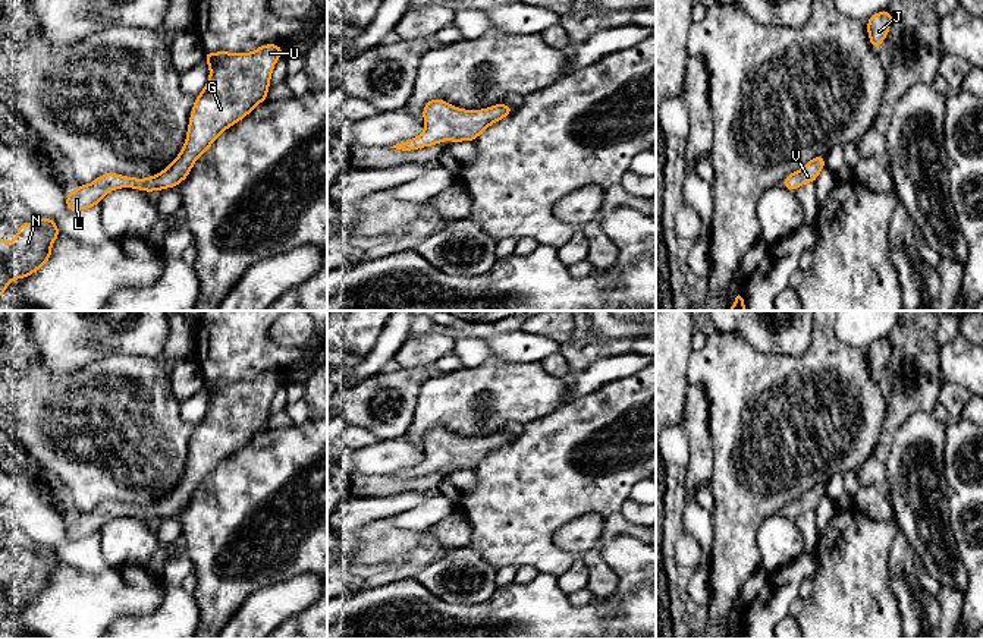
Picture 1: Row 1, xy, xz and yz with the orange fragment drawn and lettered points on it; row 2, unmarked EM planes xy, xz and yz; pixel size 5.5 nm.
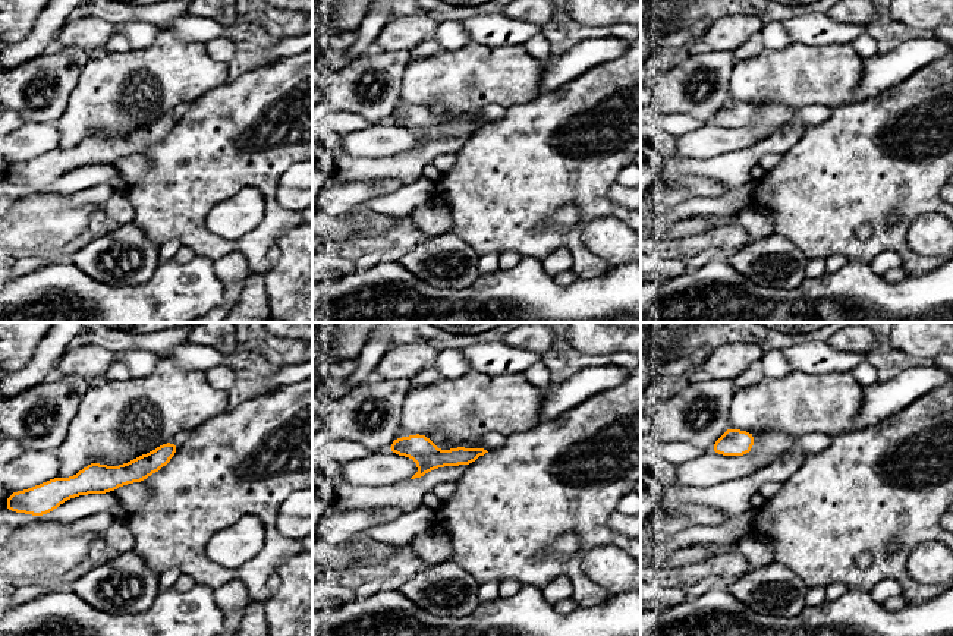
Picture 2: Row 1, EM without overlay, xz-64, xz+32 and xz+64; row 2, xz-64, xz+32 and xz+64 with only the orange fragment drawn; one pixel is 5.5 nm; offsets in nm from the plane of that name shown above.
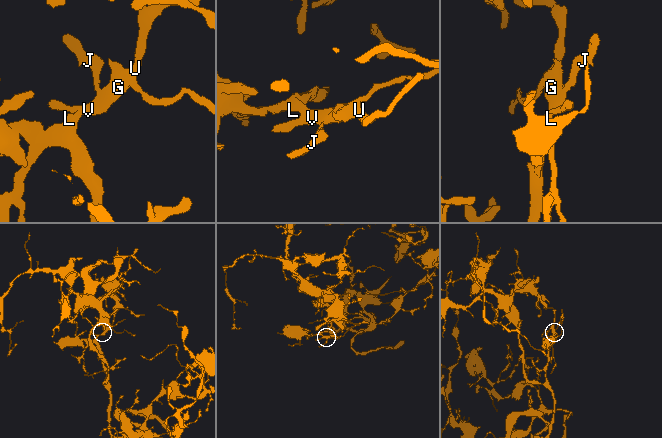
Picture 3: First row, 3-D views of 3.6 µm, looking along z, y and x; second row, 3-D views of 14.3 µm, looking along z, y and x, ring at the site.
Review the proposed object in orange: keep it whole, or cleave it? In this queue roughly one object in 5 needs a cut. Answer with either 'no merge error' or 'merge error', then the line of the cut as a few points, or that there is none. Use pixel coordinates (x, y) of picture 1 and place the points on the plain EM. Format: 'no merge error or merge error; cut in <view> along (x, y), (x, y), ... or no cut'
no merge error; no cut

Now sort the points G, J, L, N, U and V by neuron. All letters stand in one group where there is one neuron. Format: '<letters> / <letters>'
G J L N U V

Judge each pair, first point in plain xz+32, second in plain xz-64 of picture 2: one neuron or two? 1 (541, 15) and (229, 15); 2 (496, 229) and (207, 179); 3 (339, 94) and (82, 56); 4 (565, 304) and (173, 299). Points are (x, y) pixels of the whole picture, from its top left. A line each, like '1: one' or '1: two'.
1: one
2: one
3: one
4: one

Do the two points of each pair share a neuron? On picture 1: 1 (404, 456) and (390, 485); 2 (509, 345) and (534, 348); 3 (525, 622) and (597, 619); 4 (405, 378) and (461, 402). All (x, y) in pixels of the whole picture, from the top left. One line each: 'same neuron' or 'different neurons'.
1: different neurons
2: same neuron
3: same neuron
4: different neurons

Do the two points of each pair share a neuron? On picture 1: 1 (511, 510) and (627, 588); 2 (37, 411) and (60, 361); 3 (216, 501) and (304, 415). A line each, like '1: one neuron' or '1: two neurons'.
1: two neurons
2: two neurons
3: two neurons

